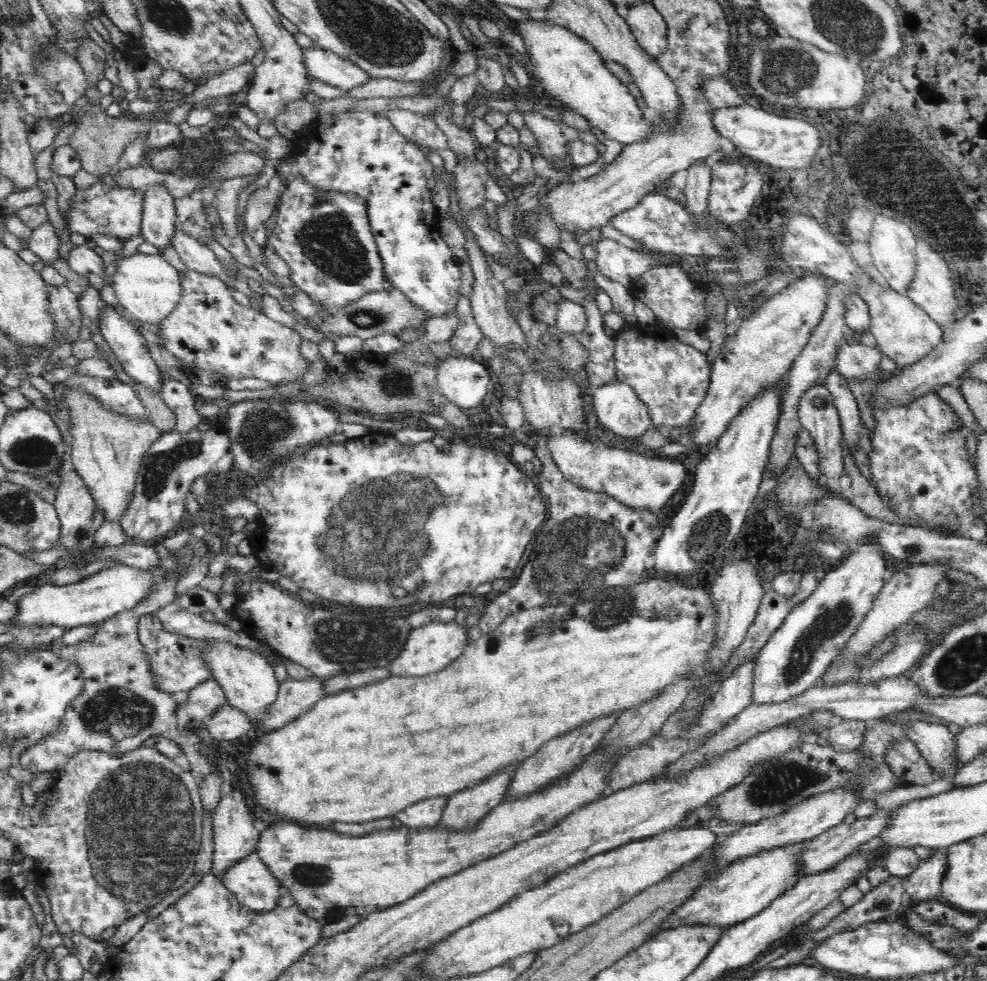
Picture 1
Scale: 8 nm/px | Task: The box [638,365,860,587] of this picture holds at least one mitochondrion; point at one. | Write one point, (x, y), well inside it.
(710, 534)

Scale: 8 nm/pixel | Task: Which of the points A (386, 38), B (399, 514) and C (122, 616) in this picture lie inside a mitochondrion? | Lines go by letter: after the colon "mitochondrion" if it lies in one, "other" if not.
A: mitochondrion
B: mitochondrion
C: other

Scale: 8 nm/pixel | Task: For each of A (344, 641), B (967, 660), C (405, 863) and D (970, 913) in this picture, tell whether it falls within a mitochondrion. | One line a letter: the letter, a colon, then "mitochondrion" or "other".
A: mitochondrion
B: mitochondrion
C: other
D: other

